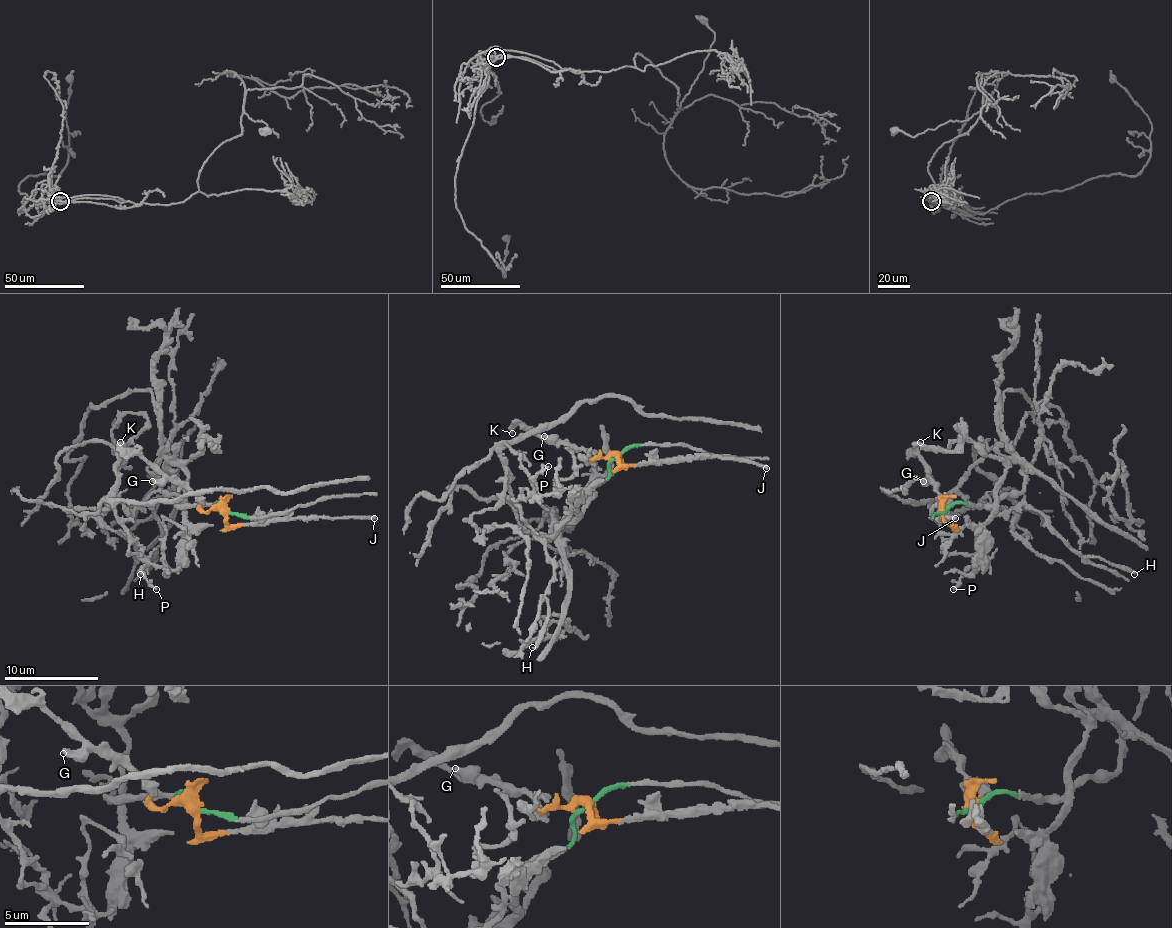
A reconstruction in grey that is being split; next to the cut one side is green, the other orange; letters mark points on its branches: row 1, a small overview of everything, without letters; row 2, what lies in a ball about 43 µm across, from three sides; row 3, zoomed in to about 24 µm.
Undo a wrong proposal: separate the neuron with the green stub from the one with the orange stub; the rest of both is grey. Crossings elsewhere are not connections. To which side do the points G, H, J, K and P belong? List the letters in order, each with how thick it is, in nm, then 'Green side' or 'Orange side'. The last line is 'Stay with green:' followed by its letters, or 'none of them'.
G: Thickness 440 nm. Orange side
H: Thickness 220 nm. Green side
J: Thickness 280 nm. Orange side
K: Thickness 300 nm. Orange side
P: Thickness 140 nm. Green side
Stay with green: H, P

